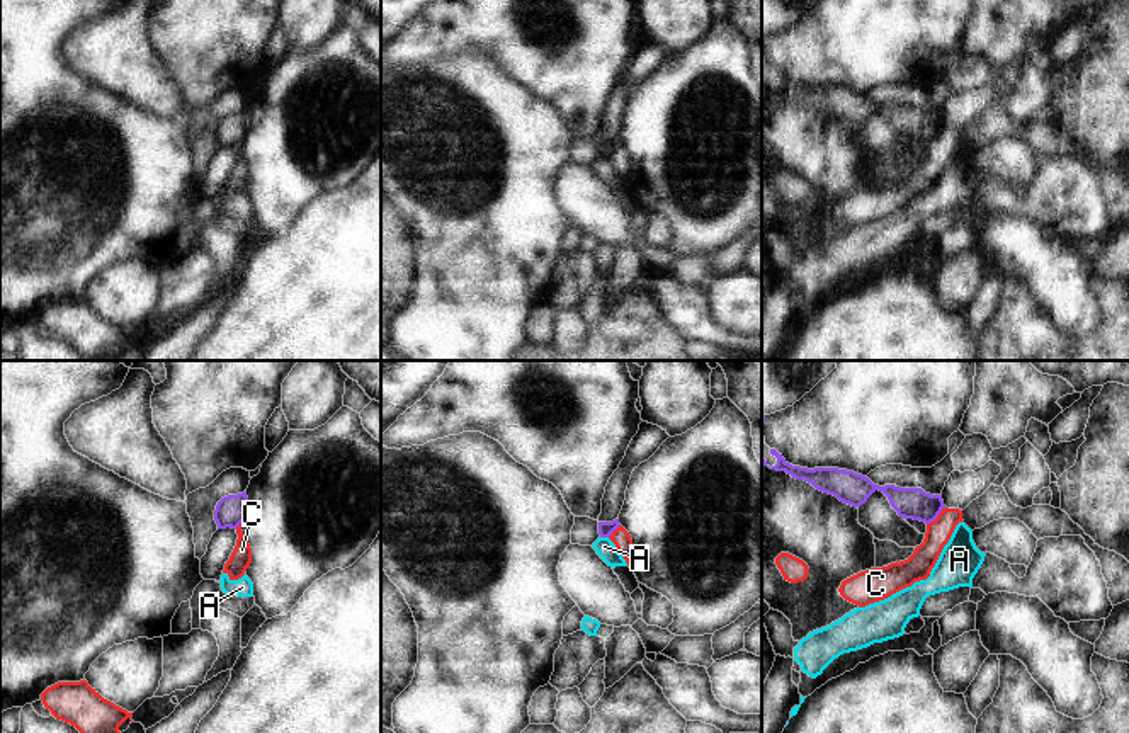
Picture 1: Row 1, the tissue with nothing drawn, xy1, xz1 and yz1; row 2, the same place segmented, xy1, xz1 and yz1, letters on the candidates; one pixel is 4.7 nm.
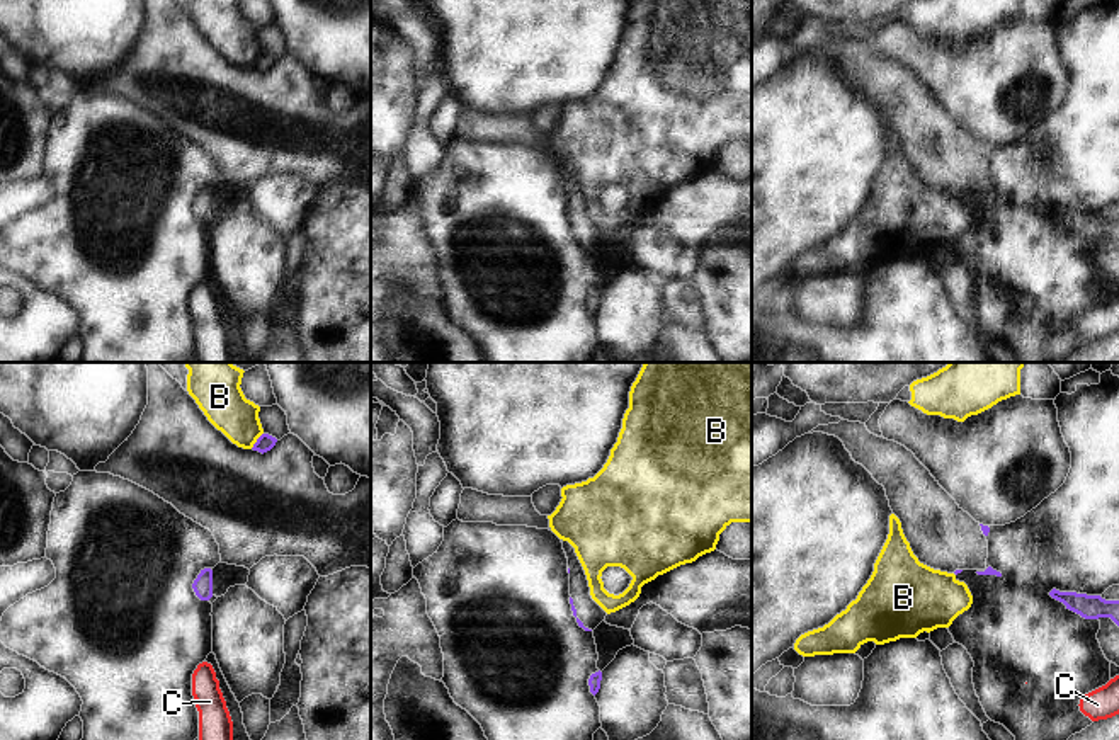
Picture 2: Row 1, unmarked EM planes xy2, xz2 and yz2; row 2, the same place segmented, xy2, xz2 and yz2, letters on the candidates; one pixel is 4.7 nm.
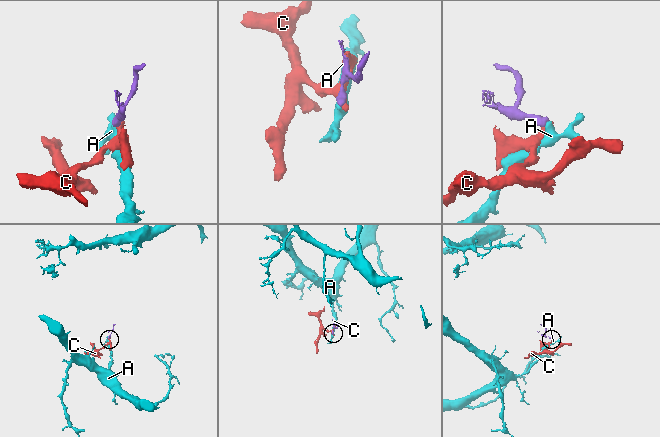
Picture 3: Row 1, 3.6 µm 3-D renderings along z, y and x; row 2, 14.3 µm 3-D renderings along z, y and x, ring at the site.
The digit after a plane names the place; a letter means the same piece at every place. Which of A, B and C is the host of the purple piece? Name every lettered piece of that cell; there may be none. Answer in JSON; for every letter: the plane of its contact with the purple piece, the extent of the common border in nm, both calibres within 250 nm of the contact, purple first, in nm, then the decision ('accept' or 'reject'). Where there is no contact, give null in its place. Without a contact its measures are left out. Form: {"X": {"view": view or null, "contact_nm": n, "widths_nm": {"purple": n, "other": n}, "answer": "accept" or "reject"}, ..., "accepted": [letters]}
{"A": {"view": "xz1", "contact_nm": 40, "widths_nm": {"purple": 70, "other": 90}, "answer": "reject"}, "B": {"view": "xy2", "contact_nm": 100, "widths_nm": {"purple": 80, "other": 200}, "answer": "reject"}, "C": {"view": "yz1", "contact_nm": 130, "widths_nm": {"purple": 150, "other": 120}, "answer": "reject"}, "accepted": []}

